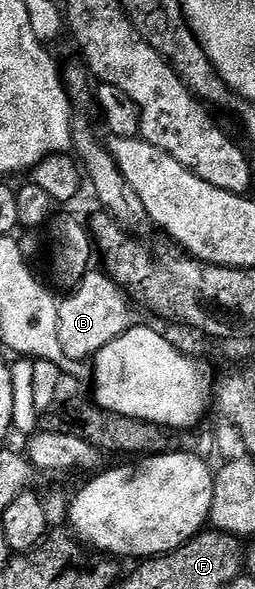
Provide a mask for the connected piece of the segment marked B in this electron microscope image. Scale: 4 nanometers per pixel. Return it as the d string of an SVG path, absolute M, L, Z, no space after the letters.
M90 269L75 289L66 294L69 295L65 299L63 297L60 299L57 308L59 345L75 364L81 364L88 358L89 361L96 359L100 350L107 348L107 344L111 344L111 340L115 340L124 330L129 329L131 325L130 299L121 287L100 269Z

